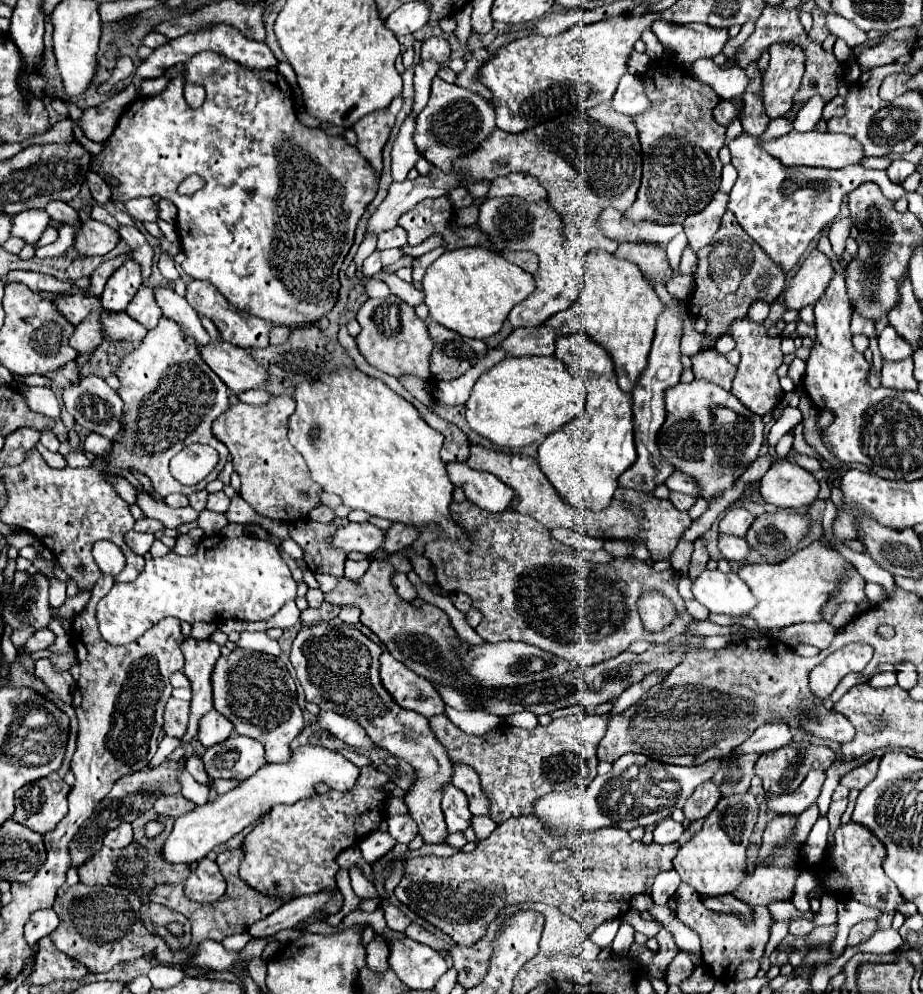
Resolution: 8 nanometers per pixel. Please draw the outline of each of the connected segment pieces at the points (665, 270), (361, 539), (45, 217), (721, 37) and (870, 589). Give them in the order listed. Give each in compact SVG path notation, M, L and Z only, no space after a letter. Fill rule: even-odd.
M621 243L615 251L617 257L633 261L651 281L667 283L673 275L665 249L655 245L641 245L641 243Z
M349 523L347 527L339 527L331 539L333 547L349 551L361 551L365 555L379 549L385 541L385 531L371 523Z
M31 209L31 211L19 213L13 219L11 235L23 237L27 243L35 243L35 241L39 241L41 233L49 225L49 221L51 221L51 217L49 217L49 213L45 209Z
M655 21L653 33L657 35L659 43L671 51L675 63L683 67L685 73L691 77L693 77L691 65L697 59L721 53L723 45L729 41L727 29L713 29L701 23L677 27L669 21Z
M867 583L867 585L865 585L865 595L867 595L867 599L869 599L873 605L877 605L877 603L881 603L881 601L887 599L885 591L883 591L879 585L875 585L875 583Z

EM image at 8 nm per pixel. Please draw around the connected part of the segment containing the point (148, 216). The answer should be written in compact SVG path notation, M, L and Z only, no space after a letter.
M131 199L125 203L127 213L137 221L157 221L157 205L151 199Z

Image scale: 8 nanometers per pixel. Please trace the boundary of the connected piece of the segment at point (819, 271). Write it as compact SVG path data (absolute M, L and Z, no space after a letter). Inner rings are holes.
M815 249L793 277L785 293L785 305L797 311L805 305L813 305L827 289L829 281L833 279L833 273L833 261L825 253Z

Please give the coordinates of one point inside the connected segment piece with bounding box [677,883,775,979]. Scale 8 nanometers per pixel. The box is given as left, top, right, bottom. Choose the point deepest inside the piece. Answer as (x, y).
(727, 940)

